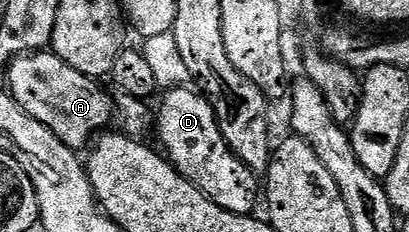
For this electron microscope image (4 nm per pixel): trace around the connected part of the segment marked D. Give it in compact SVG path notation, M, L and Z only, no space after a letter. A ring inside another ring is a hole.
M186 86L167 89L161 98L162 103L156 106L156 138L162 141L161 149L180 176L208 196L212 204L233 214L253 215L254 205L260 202L259 175L252 173L228 148L209 100L197 89Z

